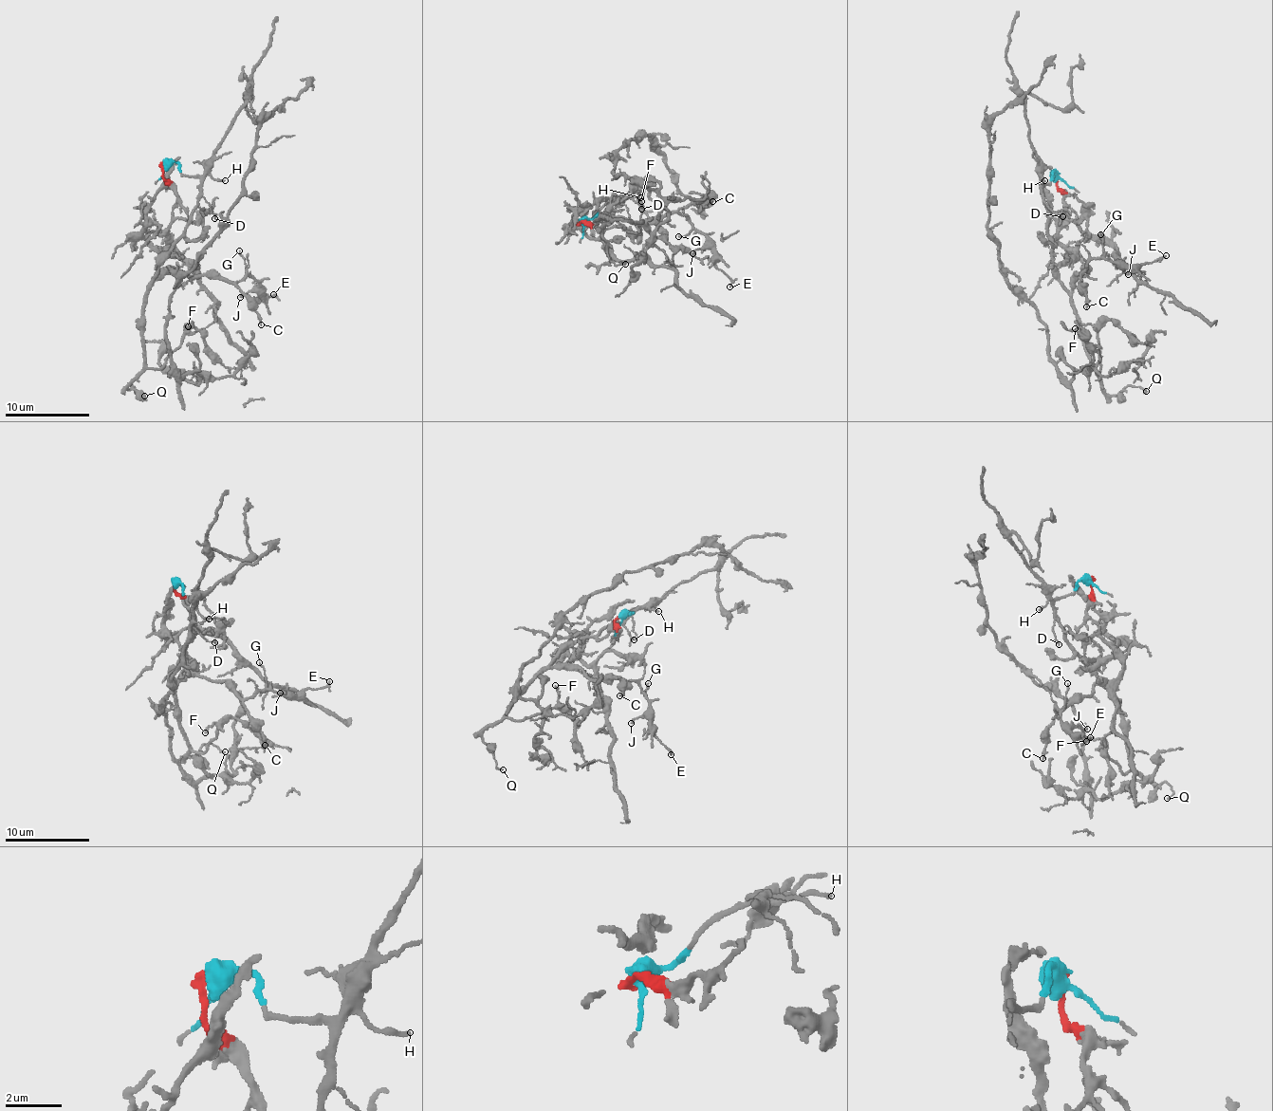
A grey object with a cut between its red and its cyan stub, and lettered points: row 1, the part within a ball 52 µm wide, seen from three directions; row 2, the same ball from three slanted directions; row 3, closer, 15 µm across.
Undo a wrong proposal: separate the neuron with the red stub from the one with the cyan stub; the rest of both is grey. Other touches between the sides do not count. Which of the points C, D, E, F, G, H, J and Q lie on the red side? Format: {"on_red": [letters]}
{"on_red": []}

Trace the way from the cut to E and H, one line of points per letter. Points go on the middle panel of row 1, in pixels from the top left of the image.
E: (581, 223), (619, 195), (606, 197), (596, 210), (636, 223), (684, 215), (712, 249), (729, 287)
H: (581, 223), (591, 219), (609, 203), (640, 197)

